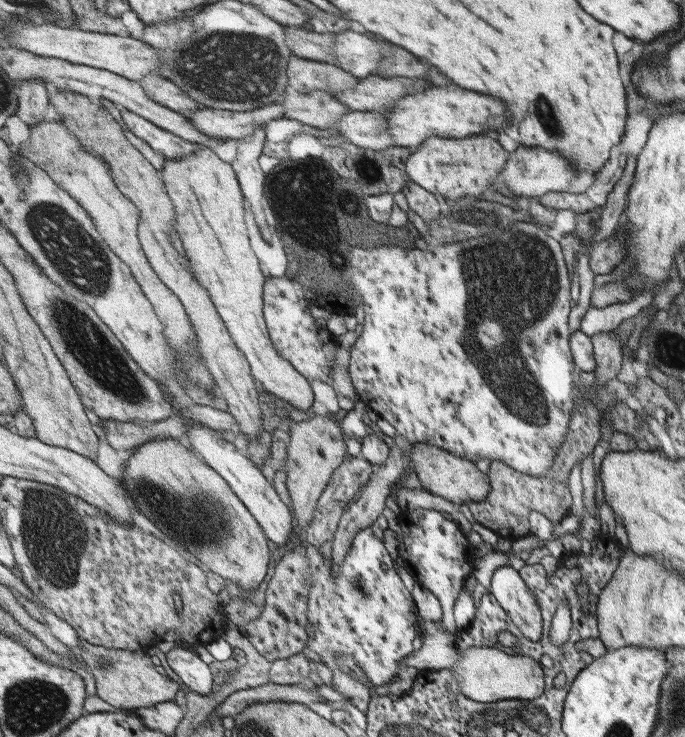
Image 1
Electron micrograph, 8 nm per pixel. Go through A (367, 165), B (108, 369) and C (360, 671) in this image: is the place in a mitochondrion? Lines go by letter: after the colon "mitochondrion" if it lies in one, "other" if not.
A: mitochondrion
B: mitochondrion
C: other

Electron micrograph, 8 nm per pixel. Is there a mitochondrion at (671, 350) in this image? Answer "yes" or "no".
yes

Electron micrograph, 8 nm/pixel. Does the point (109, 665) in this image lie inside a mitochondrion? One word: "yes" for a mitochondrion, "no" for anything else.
yes

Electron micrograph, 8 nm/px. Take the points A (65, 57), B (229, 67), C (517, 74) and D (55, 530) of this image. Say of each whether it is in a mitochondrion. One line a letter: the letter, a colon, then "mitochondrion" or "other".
A: other
B: mitochondrion
C: other
D: mitochondrion

